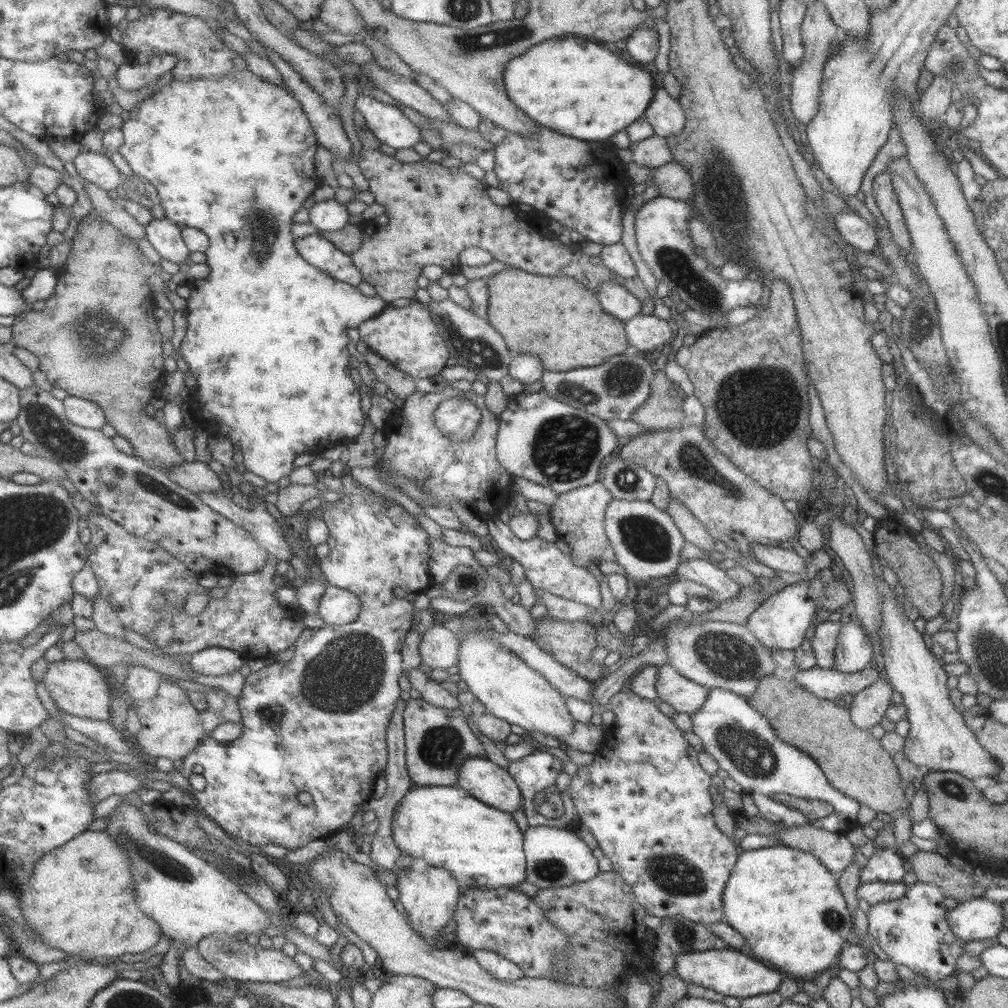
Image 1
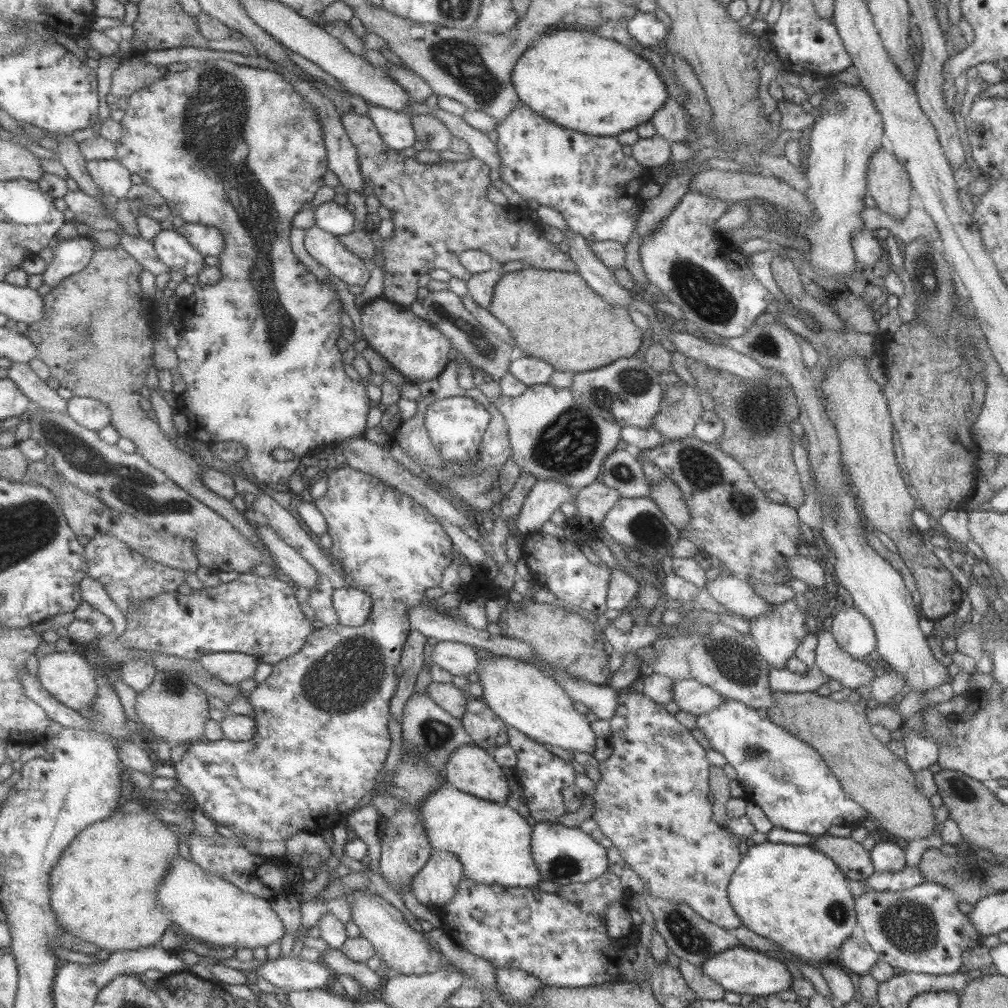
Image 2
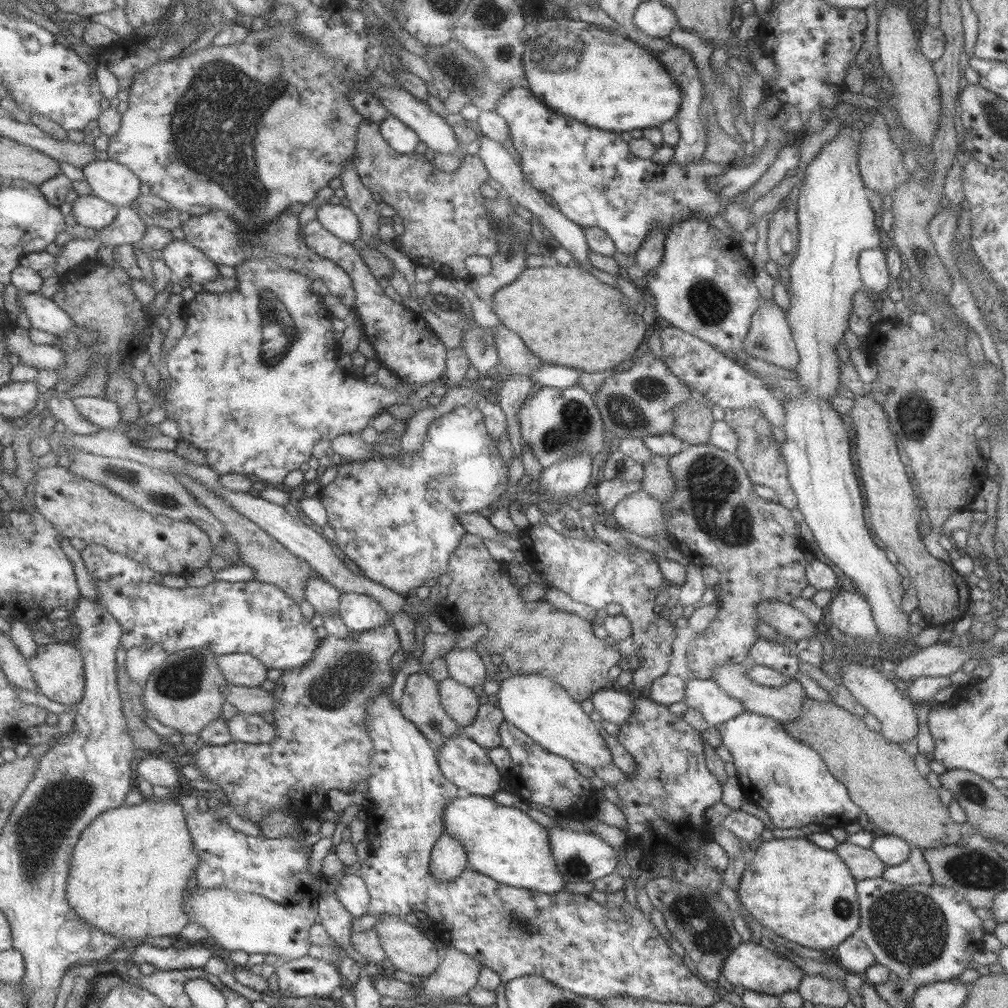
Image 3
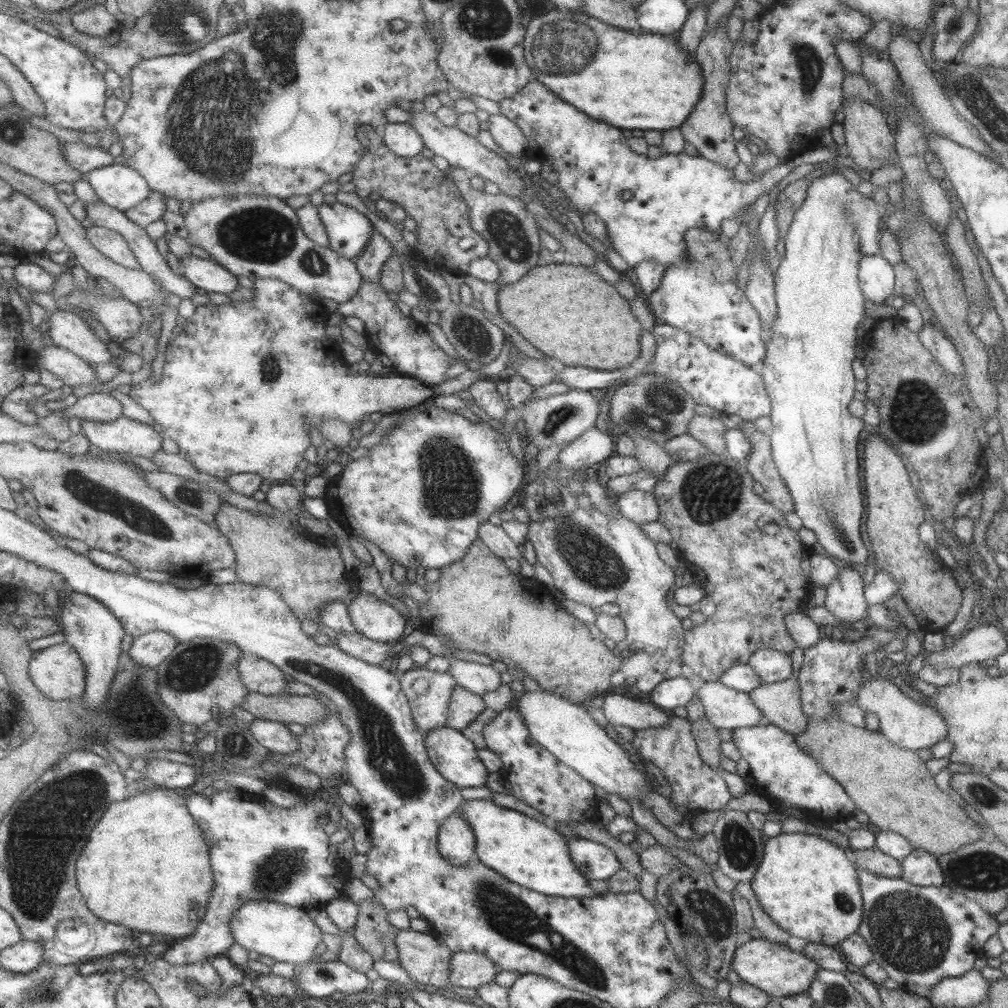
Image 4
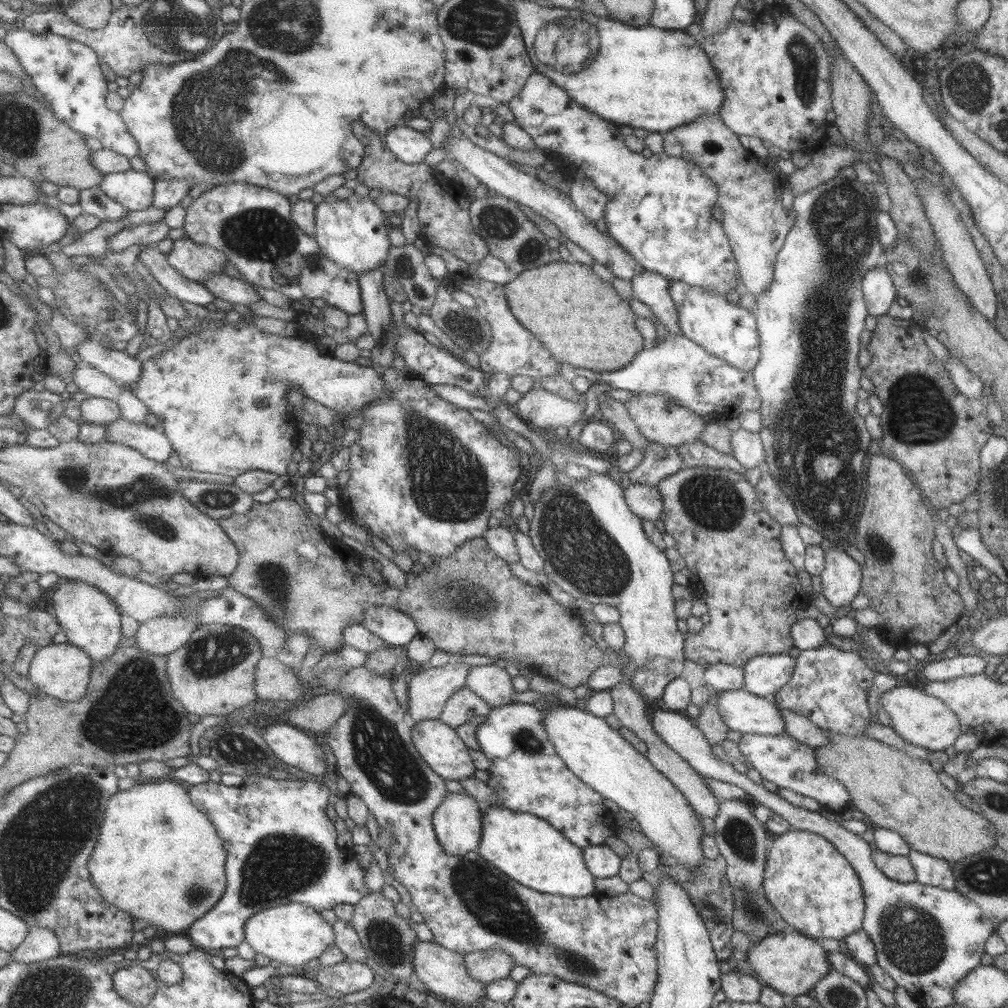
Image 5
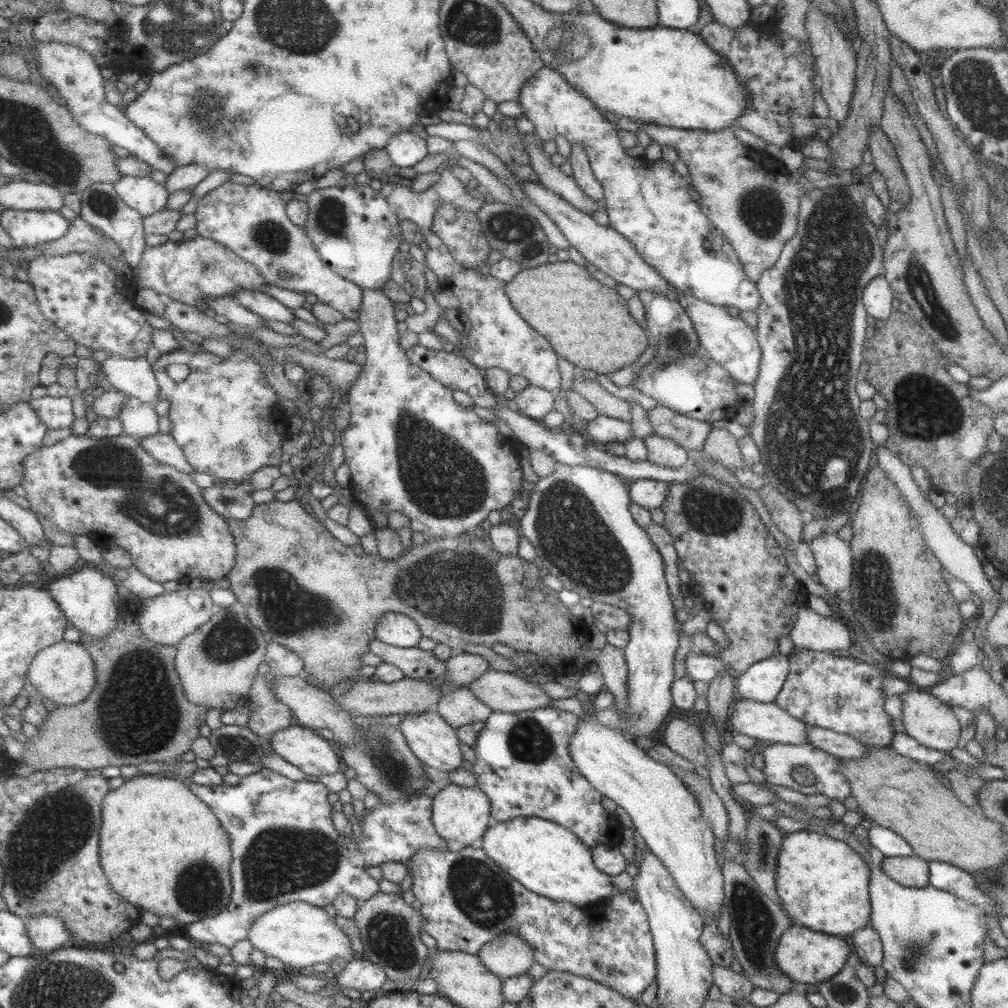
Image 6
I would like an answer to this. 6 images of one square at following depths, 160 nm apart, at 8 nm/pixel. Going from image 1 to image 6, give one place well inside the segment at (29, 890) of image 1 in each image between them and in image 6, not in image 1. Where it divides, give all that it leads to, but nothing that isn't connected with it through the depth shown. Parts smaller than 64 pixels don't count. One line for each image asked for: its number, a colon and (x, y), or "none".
2: (104, 889)
3: (128, 875)
4: (147, 866)
5: (160, 859)
6: (163, 848)

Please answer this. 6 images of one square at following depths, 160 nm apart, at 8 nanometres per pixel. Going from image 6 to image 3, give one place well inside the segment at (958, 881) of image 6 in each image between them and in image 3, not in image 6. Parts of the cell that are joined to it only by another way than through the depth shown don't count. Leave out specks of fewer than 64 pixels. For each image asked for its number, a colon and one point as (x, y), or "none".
3: (914, 870)
4: (919, 868)
5: (928, 870)

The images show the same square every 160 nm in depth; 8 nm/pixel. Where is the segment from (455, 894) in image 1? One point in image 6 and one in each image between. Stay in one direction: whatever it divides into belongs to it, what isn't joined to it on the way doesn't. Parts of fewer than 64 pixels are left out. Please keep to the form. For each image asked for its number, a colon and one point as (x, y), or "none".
2: (434, 885)
3: (448, 860)
4: (457, 845)
5: (457, 821)
6: (459, 814)

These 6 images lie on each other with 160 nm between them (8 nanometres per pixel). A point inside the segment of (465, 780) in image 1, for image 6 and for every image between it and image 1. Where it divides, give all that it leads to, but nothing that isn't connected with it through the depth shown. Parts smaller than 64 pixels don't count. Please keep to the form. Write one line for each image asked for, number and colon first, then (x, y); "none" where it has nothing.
2: (469, 768)
3: (461, 760)
4: (454, 755)
5: (441, 748)
6: (434, 741)

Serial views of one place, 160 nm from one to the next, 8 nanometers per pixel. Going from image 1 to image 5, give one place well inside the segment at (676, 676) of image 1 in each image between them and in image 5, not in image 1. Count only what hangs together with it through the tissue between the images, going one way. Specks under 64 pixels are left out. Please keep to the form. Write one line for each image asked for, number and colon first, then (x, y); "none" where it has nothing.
2: (691, 697)
3: (716, 706)
4: (724, 707)
5: (740, 710)

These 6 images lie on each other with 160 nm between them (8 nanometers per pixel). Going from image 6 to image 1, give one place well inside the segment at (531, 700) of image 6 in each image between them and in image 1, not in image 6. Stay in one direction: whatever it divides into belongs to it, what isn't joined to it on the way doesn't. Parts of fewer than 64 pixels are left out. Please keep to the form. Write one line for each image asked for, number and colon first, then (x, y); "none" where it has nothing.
1: (438, 648)
2: (456, 658)
3: (465, 666)
4: (478, 678)
5: (492, 684)

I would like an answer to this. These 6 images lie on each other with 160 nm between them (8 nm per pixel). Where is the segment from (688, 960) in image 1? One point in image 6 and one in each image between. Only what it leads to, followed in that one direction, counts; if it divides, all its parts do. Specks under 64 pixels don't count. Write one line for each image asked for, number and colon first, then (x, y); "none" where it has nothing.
2: (738, 969)
3: (753, 967)
4: (775, 969)
5: (791, 963)
6: (805, 956)

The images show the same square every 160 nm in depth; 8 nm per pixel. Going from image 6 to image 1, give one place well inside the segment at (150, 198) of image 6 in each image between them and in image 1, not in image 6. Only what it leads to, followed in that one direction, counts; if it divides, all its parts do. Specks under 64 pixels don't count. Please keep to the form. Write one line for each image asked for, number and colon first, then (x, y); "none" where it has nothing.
1: (97, 168)
2: (113, 178)
3: (109, 179)
4: (120, 186)
5: (135, 190)

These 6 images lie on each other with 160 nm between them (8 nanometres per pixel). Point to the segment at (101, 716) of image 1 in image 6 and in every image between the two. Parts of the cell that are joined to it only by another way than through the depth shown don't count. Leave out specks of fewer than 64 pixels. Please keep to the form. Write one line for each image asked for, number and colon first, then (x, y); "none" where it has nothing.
2: (68, 676)
3: (59, 668)
4: (59, 671)
5: (64, 671)
6: (65, 673)

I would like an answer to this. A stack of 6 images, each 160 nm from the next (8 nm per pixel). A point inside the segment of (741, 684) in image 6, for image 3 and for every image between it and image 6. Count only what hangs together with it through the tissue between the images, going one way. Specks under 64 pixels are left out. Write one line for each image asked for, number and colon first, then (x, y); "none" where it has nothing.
3: (768, 653)
4: (771, 665)
5: (764, 675)

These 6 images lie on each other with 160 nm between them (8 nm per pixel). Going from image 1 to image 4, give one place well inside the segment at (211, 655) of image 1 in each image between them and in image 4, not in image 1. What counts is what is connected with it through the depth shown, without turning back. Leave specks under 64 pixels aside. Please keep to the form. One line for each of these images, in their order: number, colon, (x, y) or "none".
2: (231, 667)
3: (244, 669)
4: (259, 675)

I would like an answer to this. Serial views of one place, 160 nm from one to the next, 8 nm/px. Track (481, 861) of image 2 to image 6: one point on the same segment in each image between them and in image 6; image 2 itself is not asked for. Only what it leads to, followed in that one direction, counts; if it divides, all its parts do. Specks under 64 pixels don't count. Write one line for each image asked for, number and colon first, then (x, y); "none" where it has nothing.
3: (503, 843)
4: (532, 854)
5: (528, 850)
6: (547, 859)

